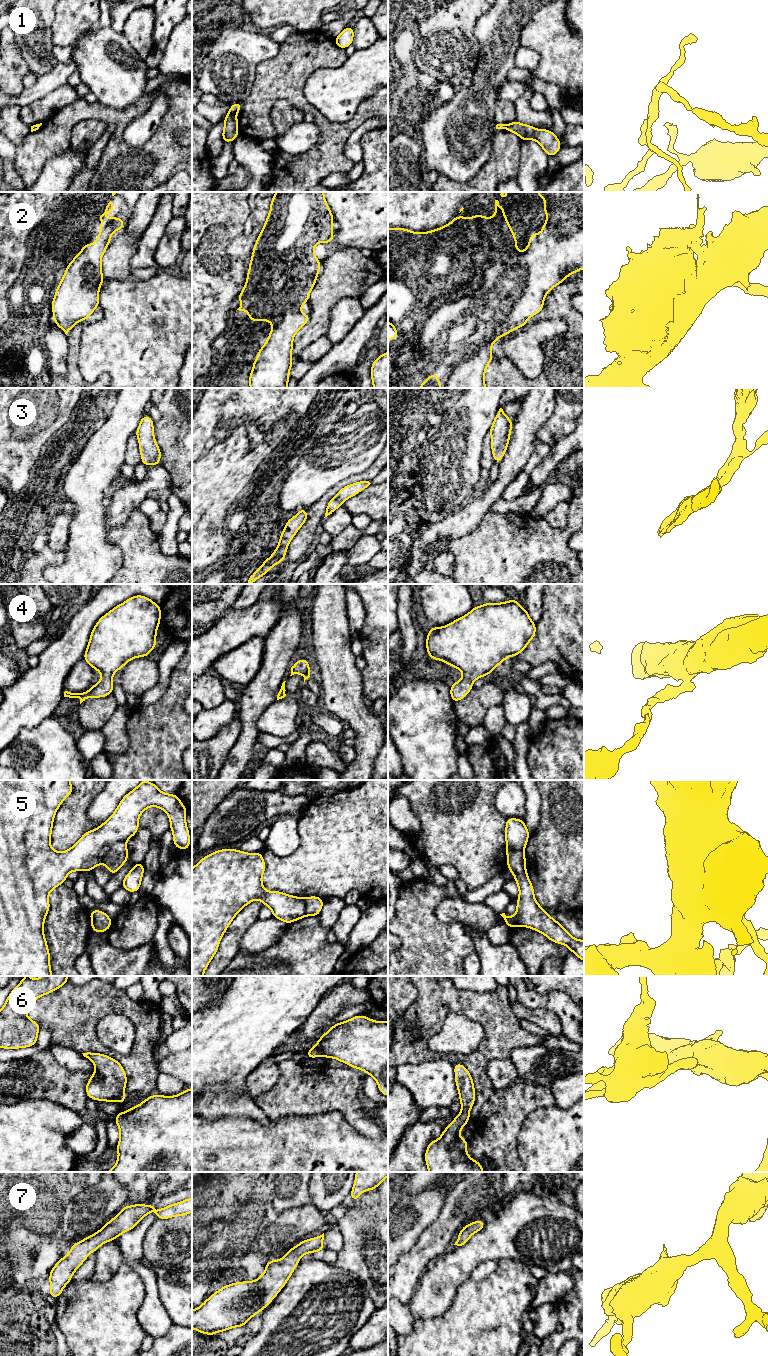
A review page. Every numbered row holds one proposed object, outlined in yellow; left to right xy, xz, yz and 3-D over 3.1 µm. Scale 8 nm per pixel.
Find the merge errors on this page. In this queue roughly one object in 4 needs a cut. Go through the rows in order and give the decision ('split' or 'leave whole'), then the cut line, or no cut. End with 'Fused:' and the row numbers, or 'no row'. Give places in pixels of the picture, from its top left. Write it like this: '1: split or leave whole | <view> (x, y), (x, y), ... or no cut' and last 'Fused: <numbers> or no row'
1: split | xz (229, 112), (235, 115)
2: leave whole | no cut
3: leave whole | no cut
4: leave whole | no cut
5: leave whole | no cut
6: leave whole | no cut
7: leave whole | no cut
Fused: 1

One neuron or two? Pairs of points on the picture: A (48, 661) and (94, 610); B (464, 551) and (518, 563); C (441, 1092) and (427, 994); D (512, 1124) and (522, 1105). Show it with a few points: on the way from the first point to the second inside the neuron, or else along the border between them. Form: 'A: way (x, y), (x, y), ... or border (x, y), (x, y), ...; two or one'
A: way (61, 648), (78, 631), (82, 623); one
B: way (477, 555), (492, 563), (505, 563); one
C: border (453, 1064), (443, 1057), (438, 1057), (413, 1065); two
D: way (512, 1119), (512, 1115), (517, 1110); one

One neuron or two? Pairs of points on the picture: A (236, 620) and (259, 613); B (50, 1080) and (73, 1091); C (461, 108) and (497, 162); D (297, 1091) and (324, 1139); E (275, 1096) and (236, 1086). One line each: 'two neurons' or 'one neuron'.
A: one neuron
B: one neuron
C: two neurons
D: two neurons
E: two neurons

